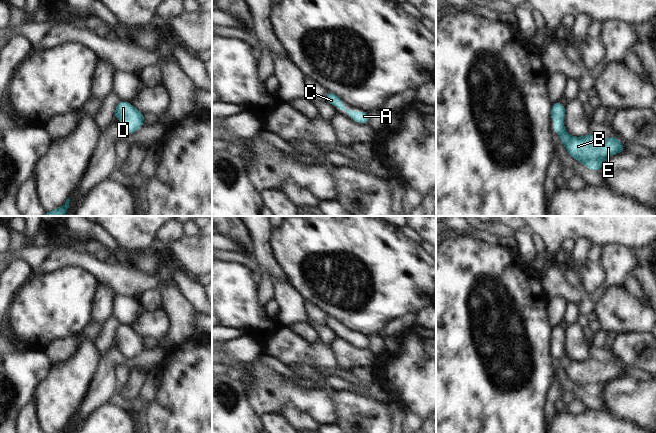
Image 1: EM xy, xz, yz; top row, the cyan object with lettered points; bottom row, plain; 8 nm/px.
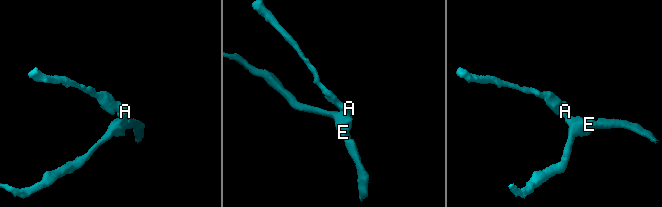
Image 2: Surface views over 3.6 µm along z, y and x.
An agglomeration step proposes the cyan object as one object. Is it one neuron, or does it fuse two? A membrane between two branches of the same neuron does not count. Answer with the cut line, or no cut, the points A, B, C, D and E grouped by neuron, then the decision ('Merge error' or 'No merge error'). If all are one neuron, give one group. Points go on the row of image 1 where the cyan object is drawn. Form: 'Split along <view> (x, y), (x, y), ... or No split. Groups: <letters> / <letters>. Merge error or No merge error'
No split. Groups: A B C D E. No merge error

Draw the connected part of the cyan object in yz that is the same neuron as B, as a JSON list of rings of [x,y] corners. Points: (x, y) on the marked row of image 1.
[[[560,102],[553,103],[551,106],[551,119],[555,122],[554,133],[560,136],[561,143],[566,148],[568,154],[573,158],[583,163],[588,169],[592,171],[600,171],[605,160],[617,153],[625,151],[624,145],[619,141],[618,137],[601,138],[589,133],[586,136],[577,137],[570,136],[564,126],[563,119],[566,116],[565,105]]]

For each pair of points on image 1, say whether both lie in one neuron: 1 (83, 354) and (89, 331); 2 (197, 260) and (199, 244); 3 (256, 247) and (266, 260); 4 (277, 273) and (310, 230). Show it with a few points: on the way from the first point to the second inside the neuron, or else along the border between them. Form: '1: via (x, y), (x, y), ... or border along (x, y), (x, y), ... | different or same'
1: border along (82, 331), (82, 335), (92, 342) | different
2: via (197, 256), (199, 248) | same
3: via (259, 250), (263, 257) | same
4: border along (269, 248), (277, 266), (284, 273), (288, 282) | different

